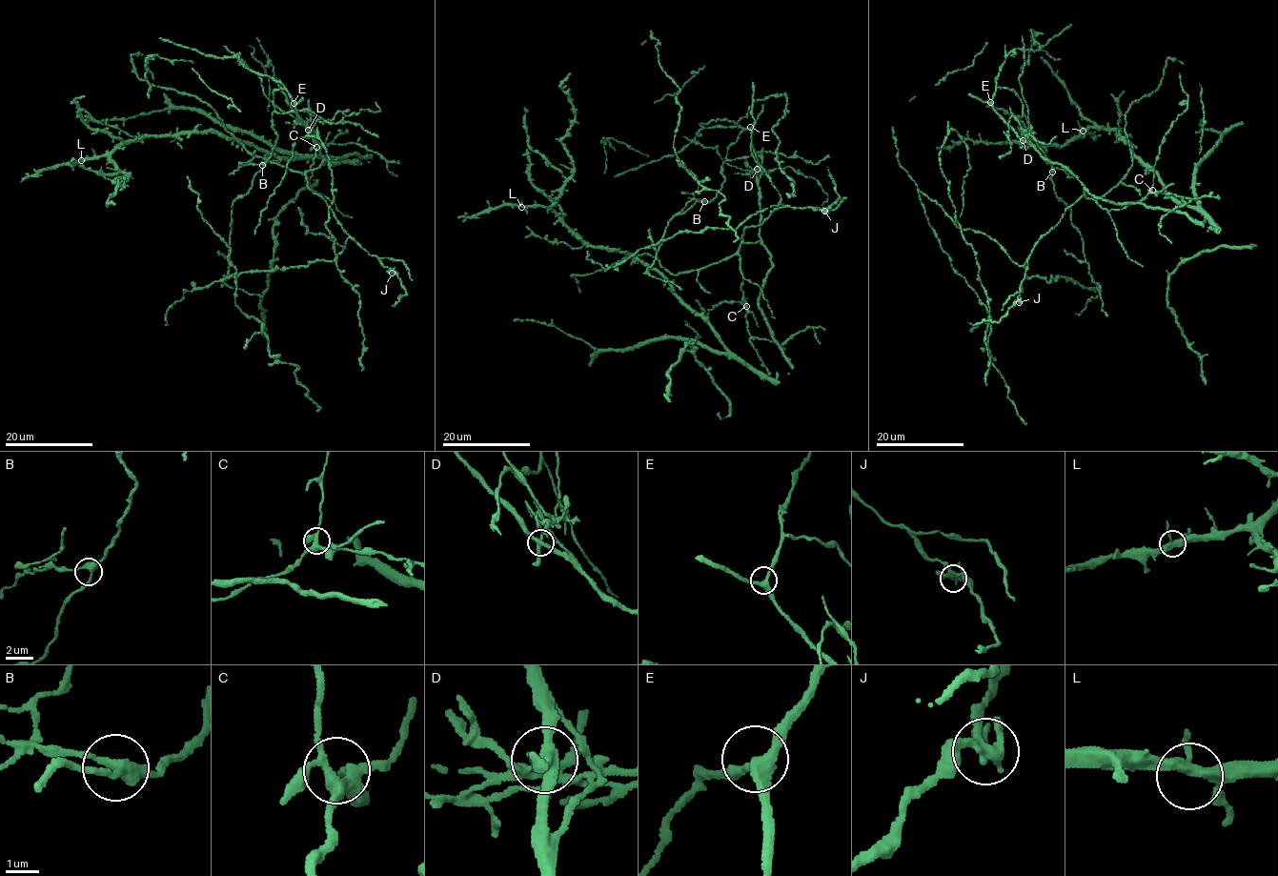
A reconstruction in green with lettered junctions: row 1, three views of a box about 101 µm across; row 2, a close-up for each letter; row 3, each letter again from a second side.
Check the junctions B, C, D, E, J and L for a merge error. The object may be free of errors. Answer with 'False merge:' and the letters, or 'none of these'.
False merge: D

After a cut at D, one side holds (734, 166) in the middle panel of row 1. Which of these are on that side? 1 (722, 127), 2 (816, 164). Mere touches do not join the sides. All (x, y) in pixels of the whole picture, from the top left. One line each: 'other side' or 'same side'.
1: other side
2: other side

